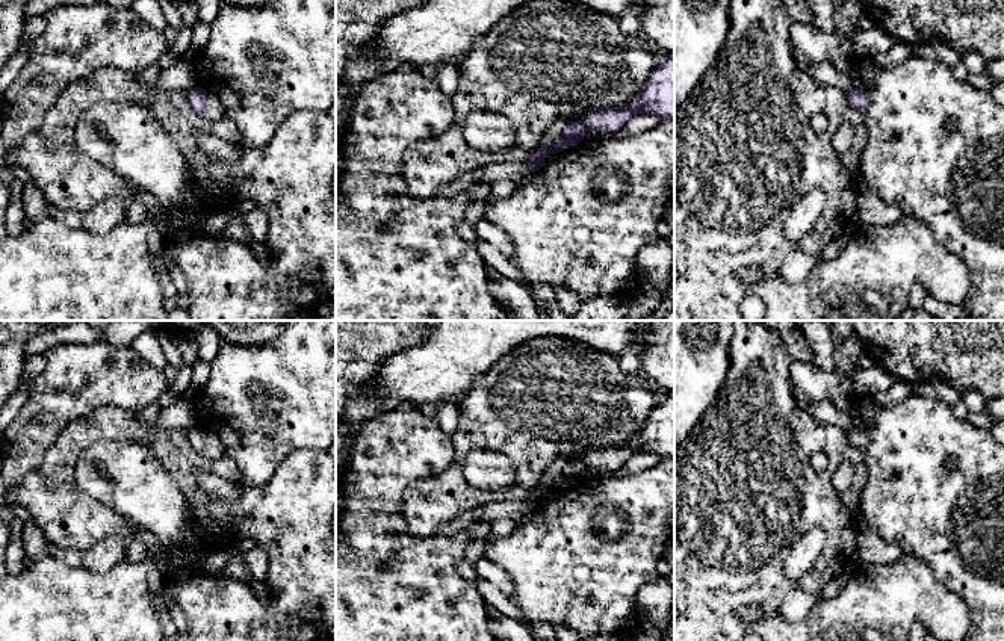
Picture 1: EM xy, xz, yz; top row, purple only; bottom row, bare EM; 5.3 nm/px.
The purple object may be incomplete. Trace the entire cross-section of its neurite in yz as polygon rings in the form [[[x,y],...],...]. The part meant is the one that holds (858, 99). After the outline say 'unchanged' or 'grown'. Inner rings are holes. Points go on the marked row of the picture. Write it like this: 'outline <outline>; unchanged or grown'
outline [[[850,88],[847,91],[847,98],[848,98],[848,103],[851,107],[854,107],[863,113],[866,112],[868,104],[869,104],[869,95],[866,91]]]; unchanged

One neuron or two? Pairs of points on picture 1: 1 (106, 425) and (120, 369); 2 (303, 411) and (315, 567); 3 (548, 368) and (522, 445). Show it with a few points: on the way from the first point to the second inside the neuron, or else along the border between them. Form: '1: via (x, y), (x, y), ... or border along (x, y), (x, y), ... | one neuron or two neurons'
1: border along (136, 410), (99, 407), (77, 418) | two neurons
2: border along (319, 448), (297, 448), (277, 467) | two neurons
3: via (548, 387), (548, 395), (534, 408), (534, 425) | one neuron

